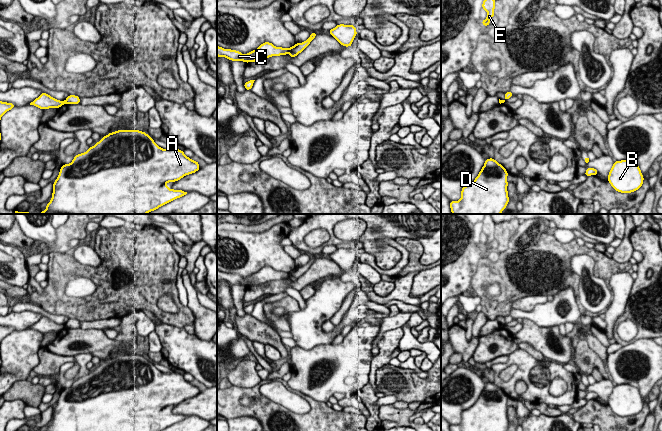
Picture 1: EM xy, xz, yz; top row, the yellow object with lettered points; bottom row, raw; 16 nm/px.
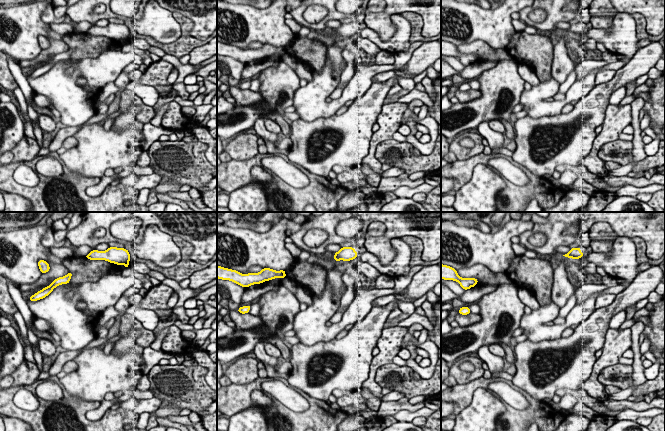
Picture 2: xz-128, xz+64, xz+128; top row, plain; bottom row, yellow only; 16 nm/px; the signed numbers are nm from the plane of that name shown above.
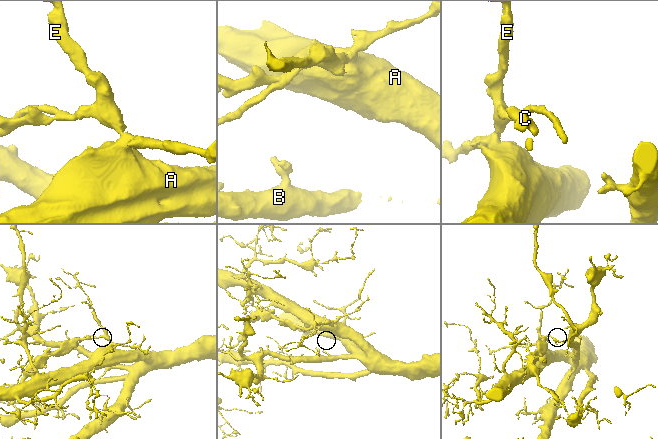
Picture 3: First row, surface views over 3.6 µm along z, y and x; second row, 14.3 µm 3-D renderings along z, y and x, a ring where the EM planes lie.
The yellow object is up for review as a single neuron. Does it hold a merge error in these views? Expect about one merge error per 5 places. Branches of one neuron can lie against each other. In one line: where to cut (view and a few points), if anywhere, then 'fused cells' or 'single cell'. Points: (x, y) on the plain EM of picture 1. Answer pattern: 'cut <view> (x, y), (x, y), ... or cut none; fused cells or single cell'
cut xz (289, 273), (287, 277); fused cells

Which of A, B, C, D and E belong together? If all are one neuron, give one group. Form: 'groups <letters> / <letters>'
groups A B D E / C

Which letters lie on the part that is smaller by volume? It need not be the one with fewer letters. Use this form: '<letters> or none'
C

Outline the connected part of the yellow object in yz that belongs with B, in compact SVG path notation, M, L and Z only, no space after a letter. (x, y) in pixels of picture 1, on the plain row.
M629 384L615 385L607 403L613 413L621 417L638 414L644 405L638 388Z

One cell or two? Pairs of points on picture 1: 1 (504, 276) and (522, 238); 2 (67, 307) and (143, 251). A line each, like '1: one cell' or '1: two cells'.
1: two cells
2: one cell

